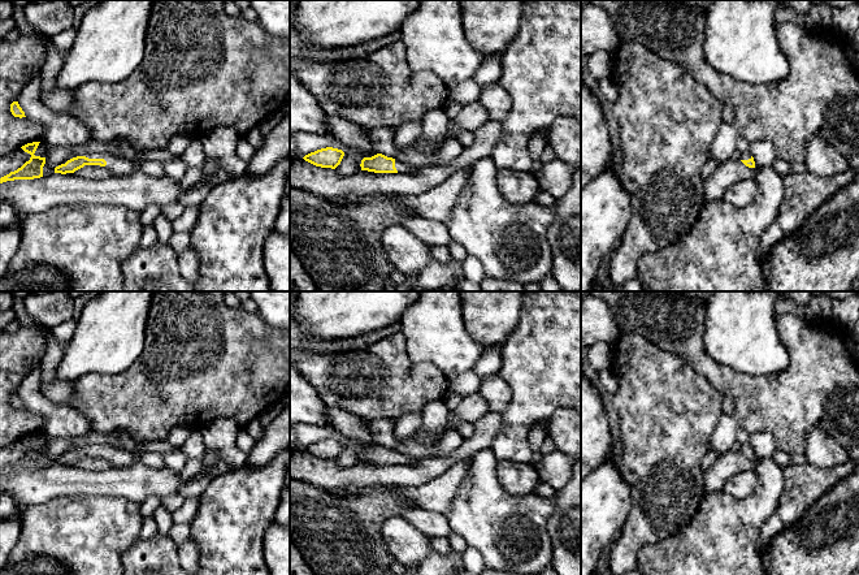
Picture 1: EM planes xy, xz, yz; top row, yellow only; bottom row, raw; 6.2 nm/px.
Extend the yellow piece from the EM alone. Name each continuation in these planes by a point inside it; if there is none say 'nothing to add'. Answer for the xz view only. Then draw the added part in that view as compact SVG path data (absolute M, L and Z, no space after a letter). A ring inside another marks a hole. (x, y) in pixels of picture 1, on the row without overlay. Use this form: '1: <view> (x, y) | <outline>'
1: xz (400, 458) | M395 451L398 464L415 464L418 458Z

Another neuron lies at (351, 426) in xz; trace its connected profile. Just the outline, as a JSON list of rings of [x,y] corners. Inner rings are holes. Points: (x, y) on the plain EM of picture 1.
[[[327,407],[327,425],[340,432],[346,437],[353,437],[379,445],[368,429],[368,423],[363,418],[338,407]]]

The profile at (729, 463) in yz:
[[[726,451],[704,472],[704,490],[713,493],[724,490],[725,483],[736,474],[754,470],[754,462],[742,453]]]

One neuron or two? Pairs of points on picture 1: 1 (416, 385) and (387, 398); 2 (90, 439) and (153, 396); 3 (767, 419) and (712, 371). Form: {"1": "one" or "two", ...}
{"1": "one", "2": "two", "3": "one"}

